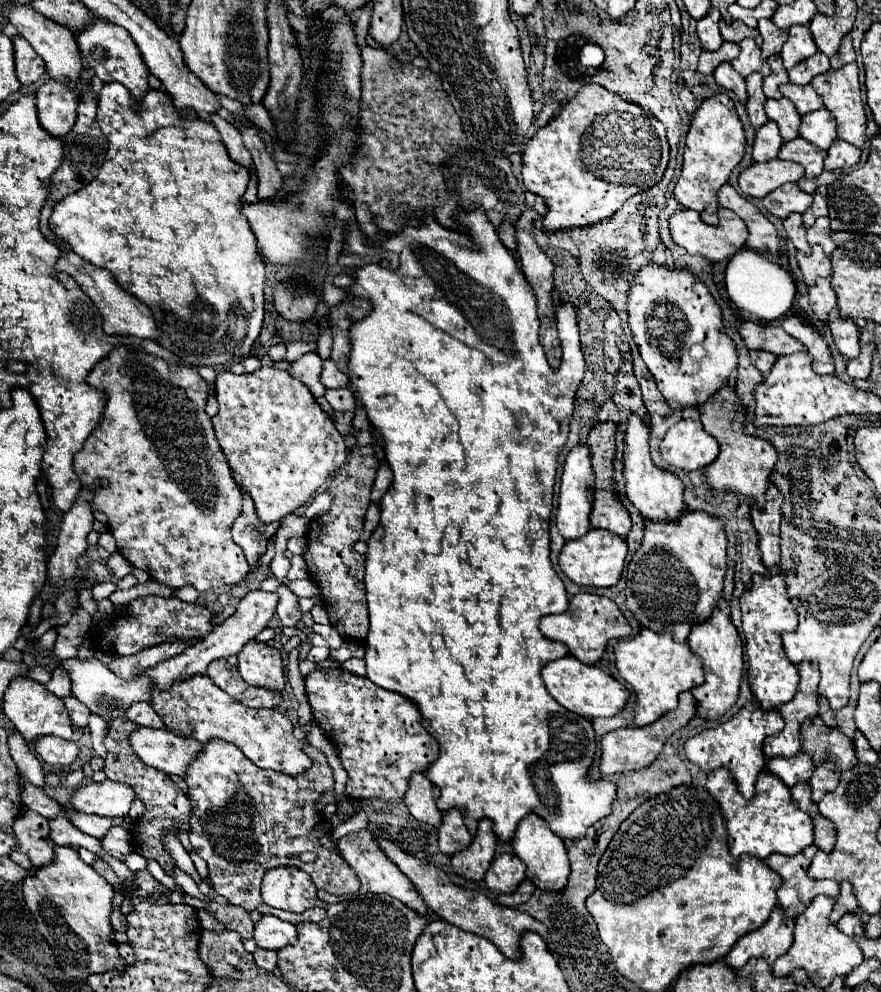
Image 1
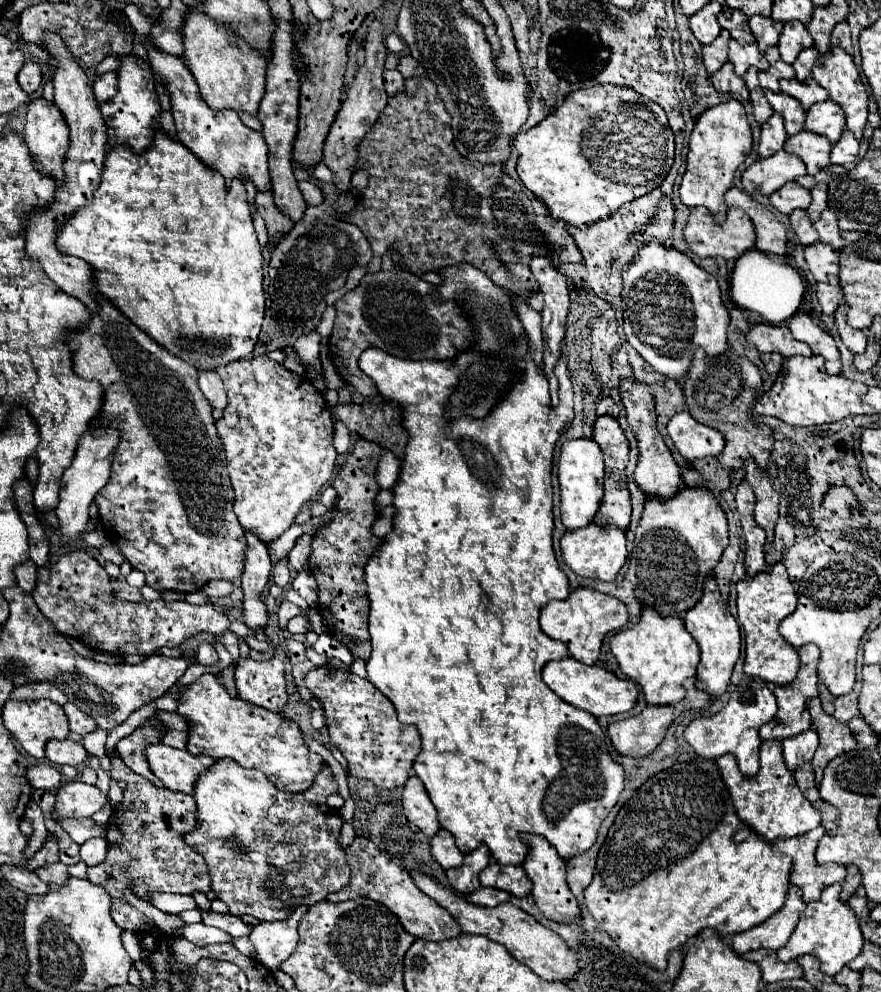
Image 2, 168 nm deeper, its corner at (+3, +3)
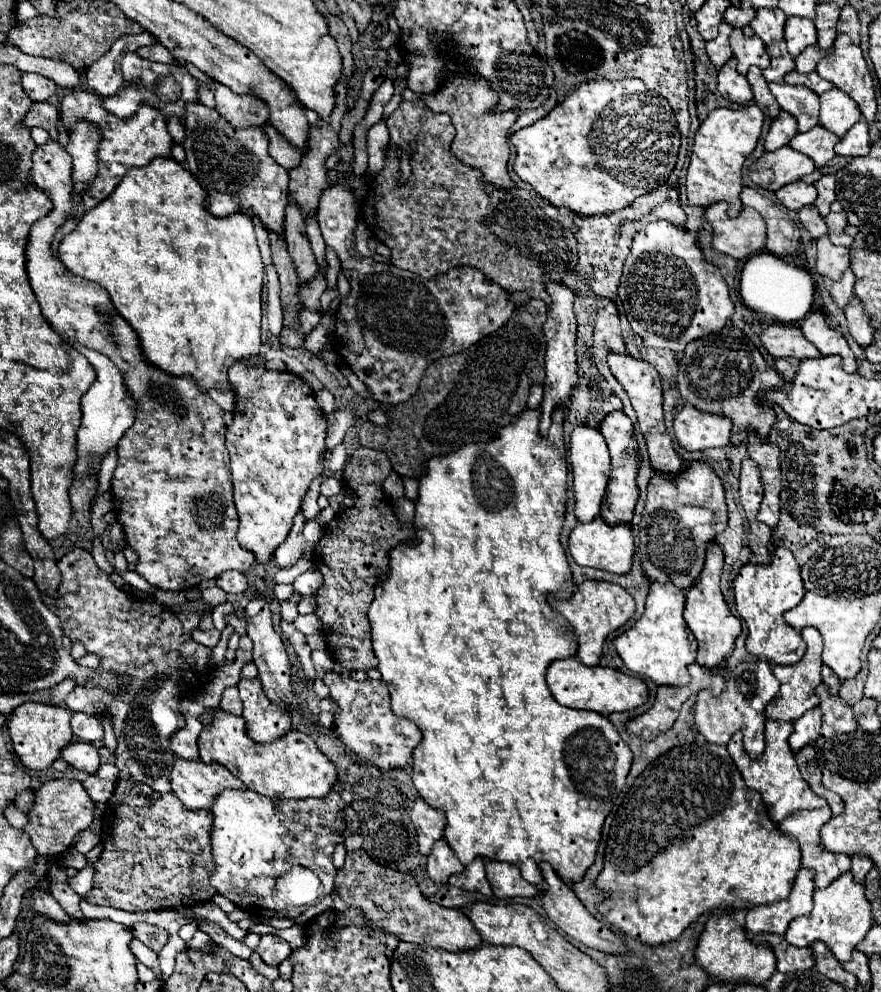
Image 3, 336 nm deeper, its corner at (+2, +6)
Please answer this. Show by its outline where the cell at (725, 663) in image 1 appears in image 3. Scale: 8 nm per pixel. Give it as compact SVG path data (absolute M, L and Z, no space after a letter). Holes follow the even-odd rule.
M709 544L709 552L707 552L707 560L705 560L705 568L697 580L697 584L685 594L687 596L687 604L685 604L685 622L689 626L689 630L695 634L697 642L699 642L699 654L697 654L697 664L713 670L723 666L733 648L735 648L735 640L741 634L741 620L737 616L731 614L729 606L723 600L721 588L719 588L719 578L721 578L721 570L723 570L723 556L721 550L715 544Z

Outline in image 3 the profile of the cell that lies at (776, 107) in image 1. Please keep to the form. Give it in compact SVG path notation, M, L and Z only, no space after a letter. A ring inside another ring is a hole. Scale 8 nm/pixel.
M769 84L773 96L777 98L779 106L795 116L797 130L805 132L817 126L817 112L819 112L819 96L803 86L789 86L789 84Z

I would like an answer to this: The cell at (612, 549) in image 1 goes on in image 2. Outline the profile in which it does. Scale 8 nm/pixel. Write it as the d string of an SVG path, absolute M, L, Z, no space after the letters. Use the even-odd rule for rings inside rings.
M588 523L586 527L580 527L576 531L566 531L560 539L560 547L562 547L562 557L566 565L574 573L582 577L598 577L600 581L614 581L614 577L618 575L618 571L622 569L628 557L626 535L622 529L612 525L602 527L596 523Z

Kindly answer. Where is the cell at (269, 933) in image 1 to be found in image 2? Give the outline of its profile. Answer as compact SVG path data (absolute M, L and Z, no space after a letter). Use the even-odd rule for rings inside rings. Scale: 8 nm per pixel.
M298 907L294 915L286 921L274 921L274 923L260 923L252 927L250 941L256 947L256 959L268 967L270 971L280 969L280 963L286 961L296 943L298 943L298 931L296 925L300 917L304 915L306 907Z

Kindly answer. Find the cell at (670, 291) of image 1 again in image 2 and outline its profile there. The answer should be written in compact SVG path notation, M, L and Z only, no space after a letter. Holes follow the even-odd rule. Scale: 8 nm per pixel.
M650 241L624 267L622 277L622 311L626 339L656 371L674 381L680 381L680 377L686 375L692 355L698 347L702 347L708 357L726 351L726 329L730 323L730 315L720 299L720 285L714 275L702 271L688 255L680 253L674 247L664 247L660 241Z

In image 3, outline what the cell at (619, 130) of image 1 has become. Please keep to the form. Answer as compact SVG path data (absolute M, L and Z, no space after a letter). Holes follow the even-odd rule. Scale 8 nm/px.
M591 80L575 88L545 118L511 136L517 148L515 174L557 208L569 208L579 216L609 214L629 206L635 198L659 188L677 162L679 132L669 102L647 90L641 80Z

